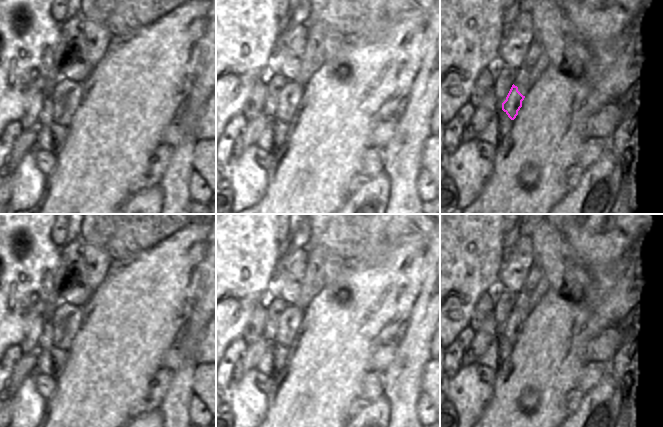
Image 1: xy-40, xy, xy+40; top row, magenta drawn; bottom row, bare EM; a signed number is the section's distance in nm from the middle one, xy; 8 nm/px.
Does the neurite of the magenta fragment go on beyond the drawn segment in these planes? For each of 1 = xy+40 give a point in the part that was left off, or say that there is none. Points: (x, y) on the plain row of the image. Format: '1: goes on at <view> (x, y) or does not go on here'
1: does not go on here

